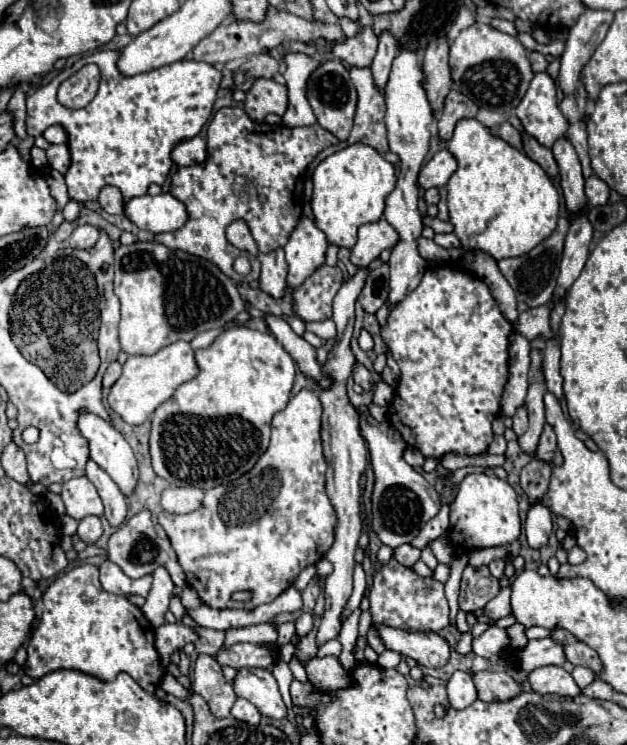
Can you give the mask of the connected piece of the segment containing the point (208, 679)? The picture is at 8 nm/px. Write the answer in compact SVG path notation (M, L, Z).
M199 655L193 667L193 689L201 695L217 717L227 717L237 695L225 681L221 665L211 655Z

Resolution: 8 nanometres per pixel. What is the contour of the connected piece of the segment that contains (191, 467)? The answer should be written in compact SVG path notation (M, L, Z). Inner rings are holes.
M229 327L215 337L207 349L195 351L199 373L195 379L177 387L173 397L153 413L151 425L151 461L159 477L171 485L197 485L207 491L245 475L269 447L269 425L277 411L285 409L293 379L295 363L283 345L271 335L249 327Z

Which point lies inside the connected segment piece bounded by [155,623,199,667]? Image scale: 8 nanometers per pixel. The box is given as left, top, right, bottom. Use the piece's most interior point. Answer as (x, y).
(168, 638)

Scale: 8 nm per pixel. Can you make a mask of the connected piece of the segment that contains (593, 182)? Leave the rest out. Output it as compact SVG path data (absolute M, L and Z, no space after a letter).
M591 175L585 181L585 195L589 205L605 205L609 199L609 187L597 175Z

